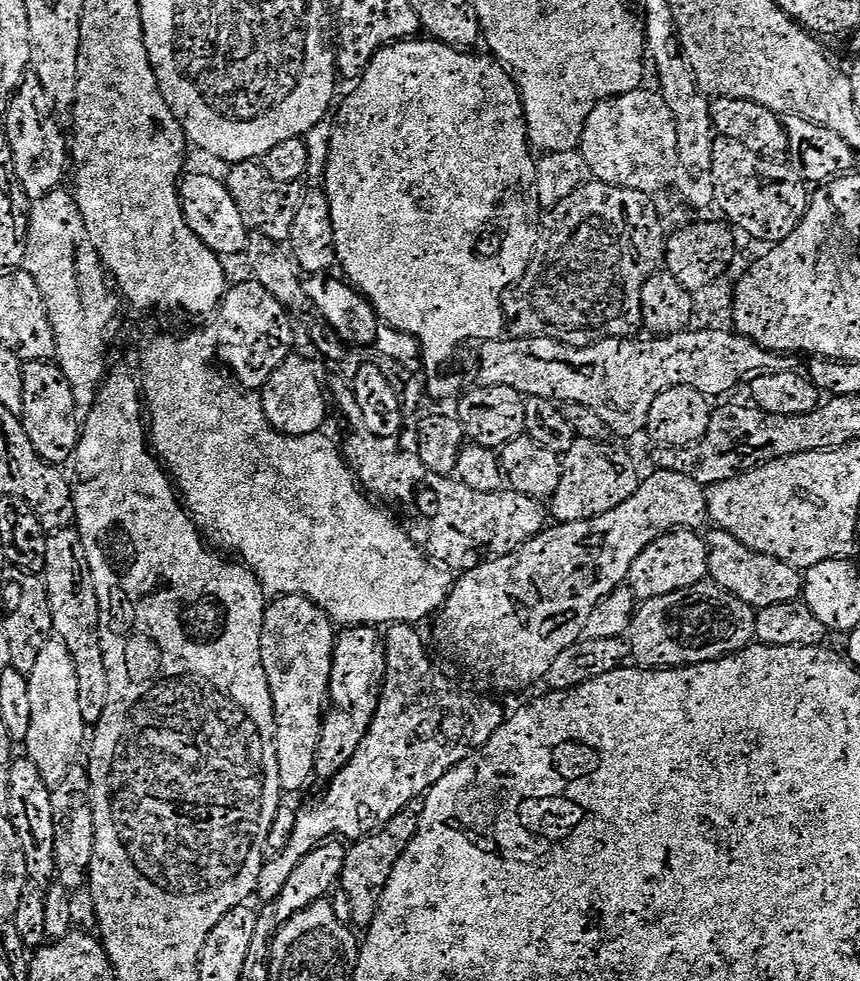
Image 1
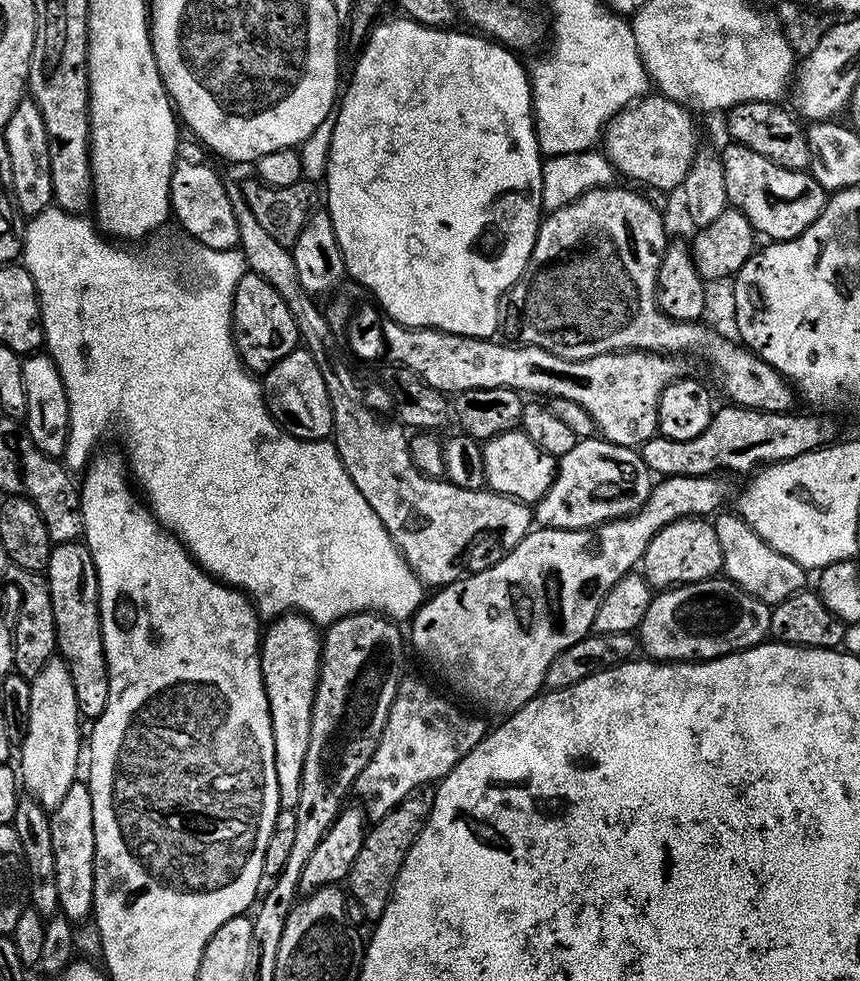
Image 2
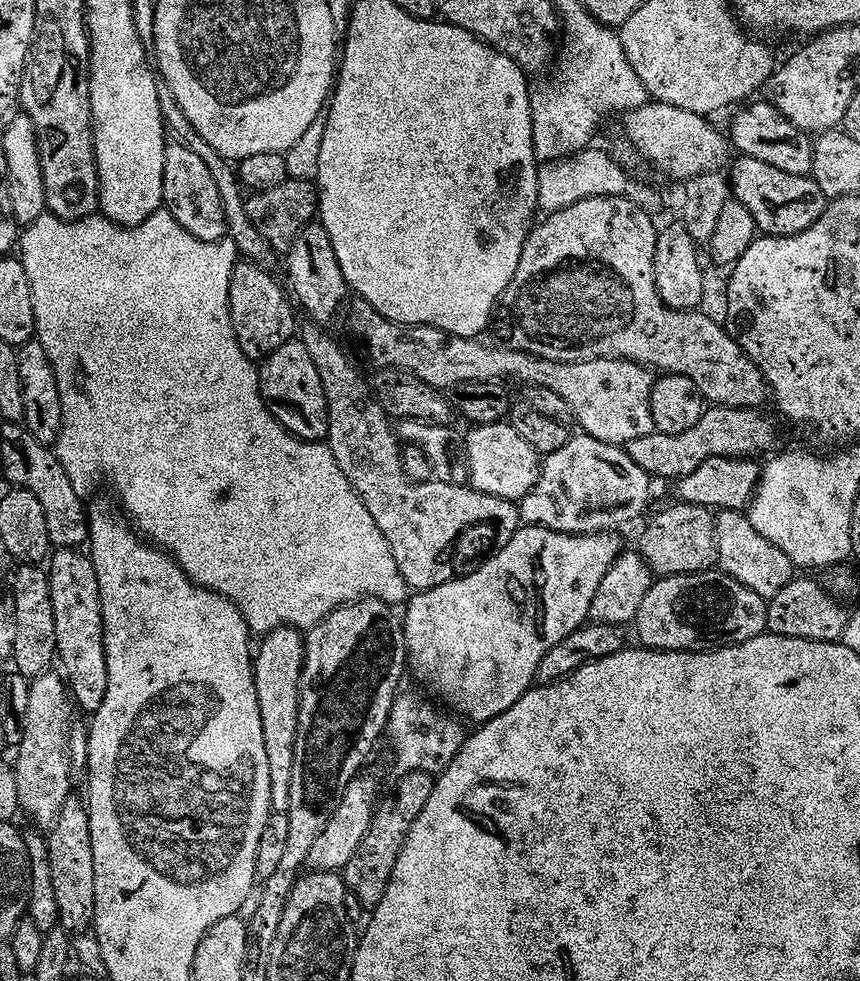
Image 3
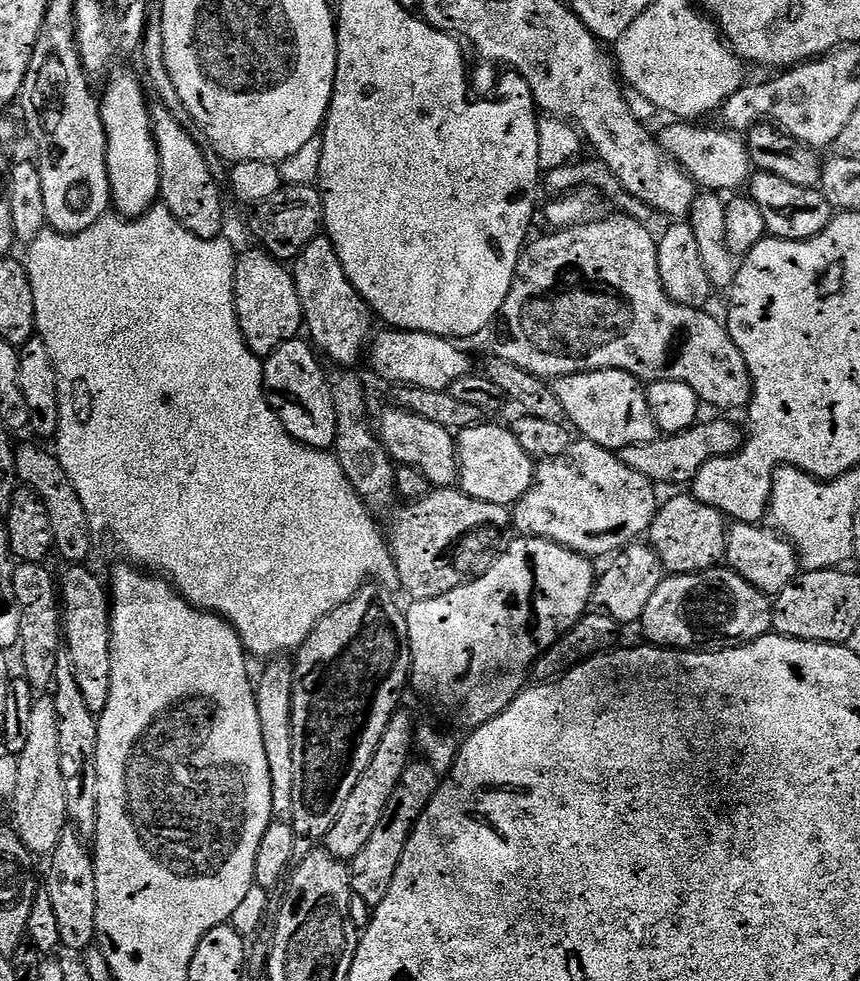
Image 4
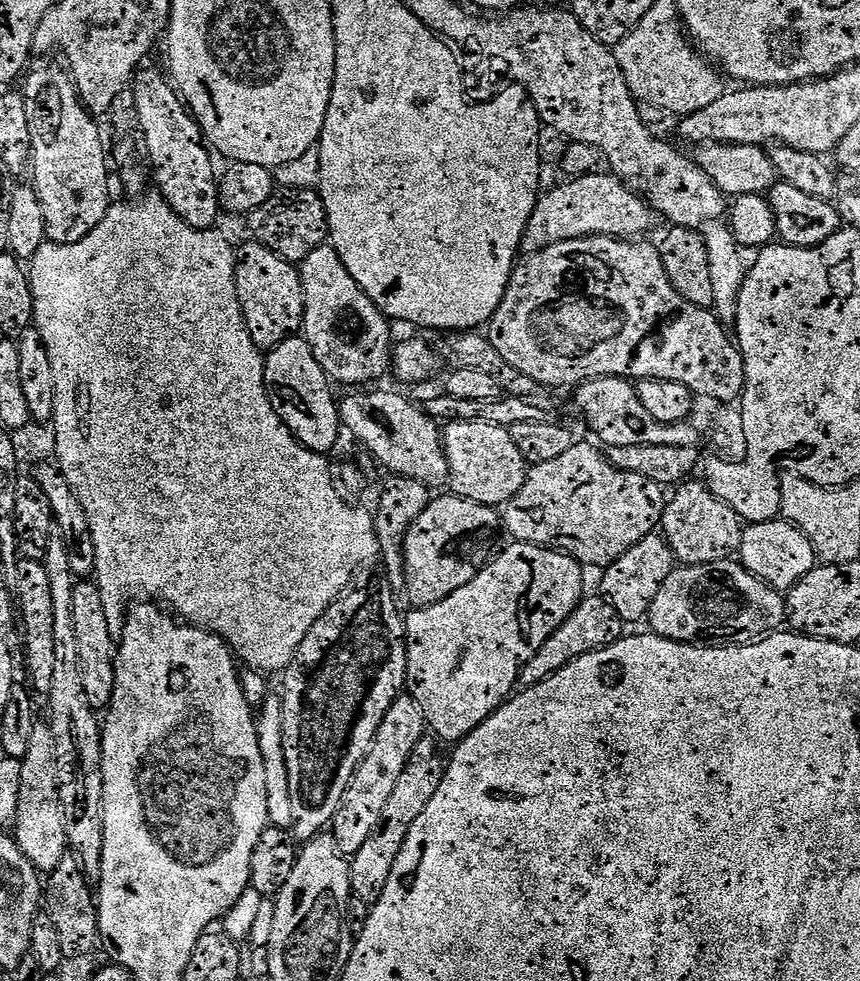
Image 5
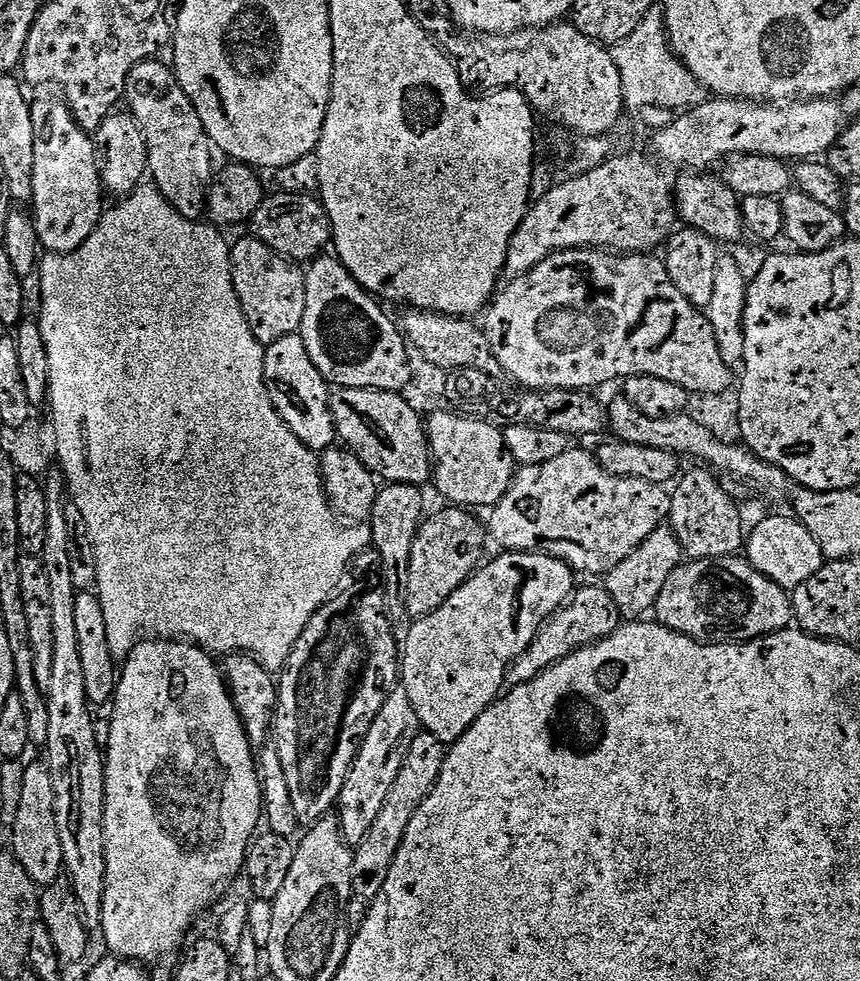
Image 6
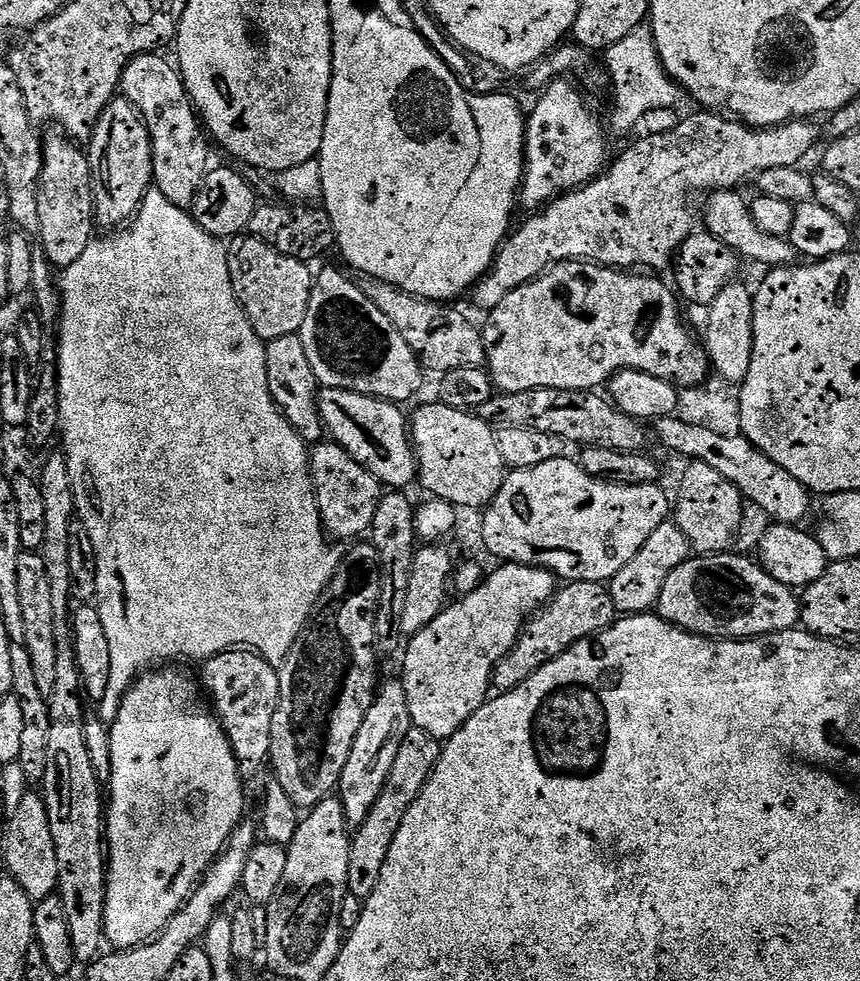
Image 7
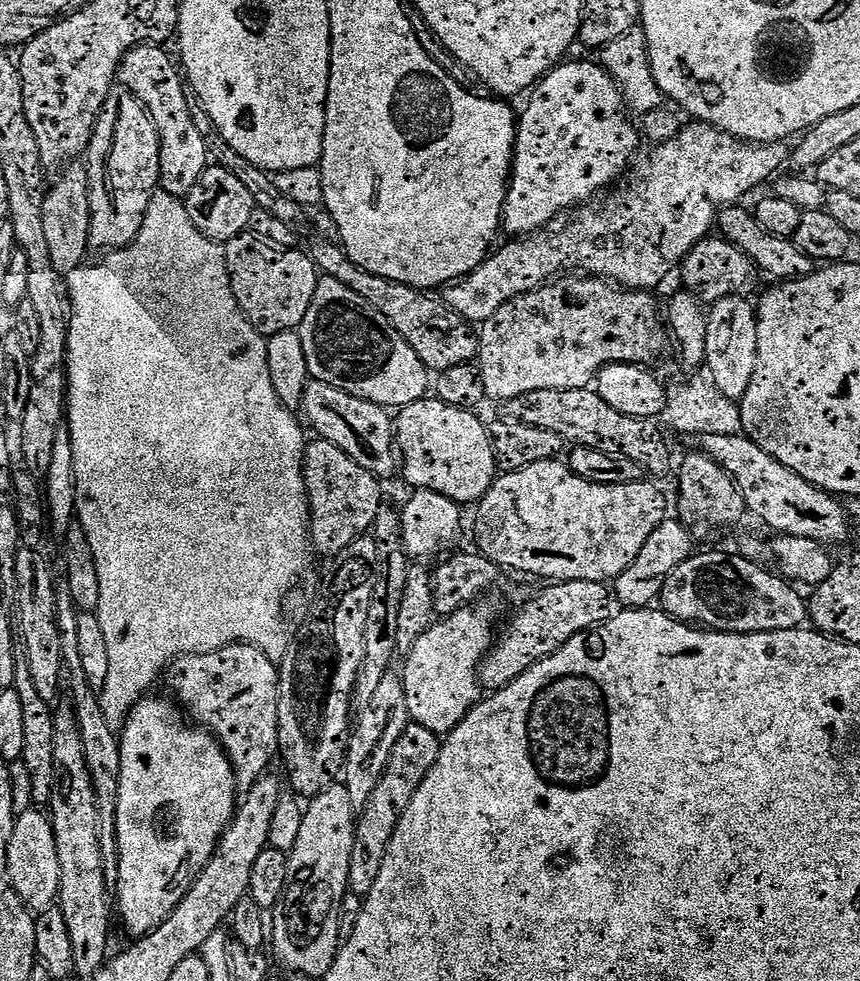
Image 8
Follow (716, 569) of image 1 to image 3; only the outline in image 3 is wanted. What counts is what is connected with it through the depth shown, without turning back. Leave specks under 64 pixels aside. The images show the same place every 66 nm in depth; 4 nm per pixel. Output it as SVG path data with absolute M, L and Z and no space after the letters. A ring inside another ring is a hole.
M720 512L717 515L717 532L720 536L720 564L723 571L754 590L760 597L771 600L792 582L796 574L795 565L782 550L758 534L745 513Z

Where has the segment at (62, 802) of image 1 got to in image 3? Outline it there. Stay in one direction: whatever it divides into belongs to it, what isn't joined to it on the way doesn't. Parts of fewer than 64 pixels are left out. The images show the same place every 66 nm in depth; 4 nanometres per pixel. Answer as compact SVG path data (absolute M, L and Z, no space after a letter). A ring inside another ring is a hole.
M69 798L58 826L51 831L48 842L49 866L53 871L53 882L58 909L61 914L59 927L69 934L84 932L93 927L96 919L96 891L94 890L94 846L92 845L92 830L90 826L90 813L83 799Z

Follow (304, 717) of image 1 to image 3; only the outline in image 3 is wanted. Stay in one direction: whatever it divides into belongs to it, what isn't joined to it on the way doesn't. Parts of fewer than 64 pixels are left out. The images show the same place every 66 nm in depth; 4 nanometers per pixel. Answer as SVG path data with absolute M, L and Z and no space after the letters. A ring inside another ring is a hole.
M279 628L263 639L254 656L256 689L270 758L272 810L286 814L290 810L292 777L296 775L296 742L300 738L300 687L304 681L306 640L295 628Z

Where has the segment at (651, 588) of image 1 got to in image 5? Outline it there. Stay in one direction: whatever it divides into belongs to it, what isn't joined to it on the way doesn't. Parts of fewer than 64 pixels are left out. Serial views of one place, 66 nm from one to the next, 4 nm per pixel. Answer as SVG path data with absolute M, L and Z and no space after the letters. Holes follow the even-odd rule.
M689 478L667 497L662 521L662 535L675 559L681 565L713 564L735 557L740 550L745 525L738 514L726 506L707 486L707 483Z

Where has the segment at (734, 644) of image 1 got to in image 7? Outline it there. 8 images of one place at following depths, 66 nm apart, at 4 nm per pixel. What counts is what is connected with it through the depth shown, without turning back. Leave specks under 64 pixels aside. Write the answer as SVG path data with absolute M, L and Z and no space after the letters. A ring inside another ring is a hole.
M731 551L700 554L671 570L669 578L662 585L661 596L657 598L655 607L658 615L685 632L717 640L750 640L757 636L769 636L771 632L793 631L802 620L801 597L778 582L755 559L752 561L744 556L732 555Z

